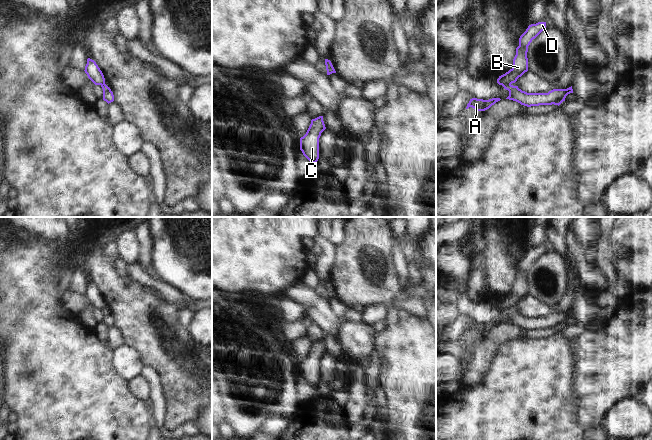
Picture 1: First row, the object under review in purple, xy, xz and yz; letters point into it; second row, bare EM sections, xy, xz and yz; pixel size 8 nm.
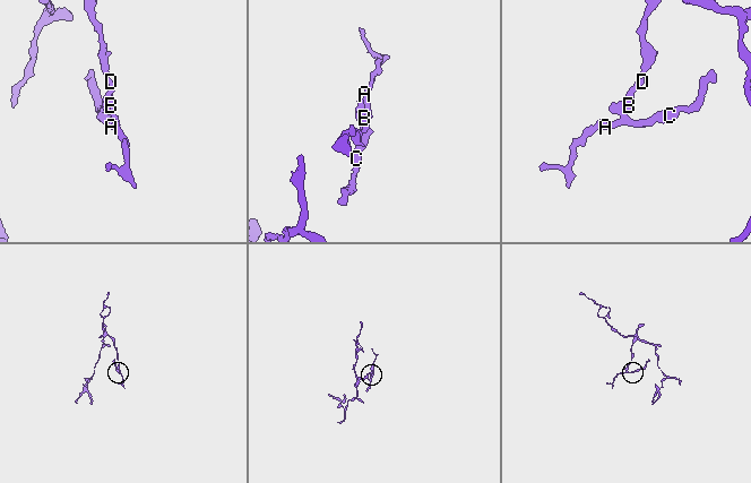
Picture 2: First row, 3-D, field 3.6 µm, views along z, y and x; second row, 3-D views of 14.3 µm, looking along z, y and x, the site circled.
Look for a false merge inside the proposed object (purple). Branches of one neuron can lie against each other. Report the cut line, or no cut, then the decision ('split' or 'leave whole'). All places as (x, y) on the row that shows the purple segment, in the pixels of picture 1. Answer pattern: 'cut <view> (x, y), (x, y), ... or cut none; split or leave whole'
cut yz (510, 83), (503, 86); split

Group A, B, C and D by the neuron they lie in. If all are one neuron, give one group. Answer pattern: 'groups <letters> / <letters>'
groups A C / B D

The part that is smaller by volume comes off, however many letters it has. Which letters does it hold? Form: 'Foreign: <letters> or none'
Foreign: A, C

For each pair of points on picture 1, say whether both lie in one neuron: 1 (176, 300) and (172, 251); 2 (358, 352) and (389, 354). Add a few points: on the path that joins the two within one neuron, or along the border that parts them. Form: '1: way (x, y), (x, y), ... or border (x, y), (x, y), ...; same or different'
1: border (157, 277), (173, 286), (185, 297); different
2: border (375, 332), (372, 350); different

